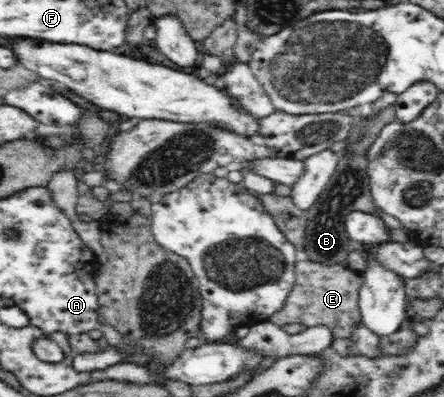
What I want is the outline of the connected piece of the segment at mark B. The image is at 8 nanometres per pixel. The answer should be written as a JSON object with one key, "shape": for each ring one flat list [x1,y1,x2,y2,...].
{"shape":[[395,104,383,108,381,112,373,116,363,116,355,120,353,130,349,137,346,138,344,152,339,153,340,157,332,172,325,190,321,192,315,204,305,210,306,233,303,238,304,251,307,258,313,262,323,265,345,265,347,255,353,248,354,244,347,237,345,220,347,214,353,211,365,211,369,214,376,215,377,208,372,200,369,177,367,174,367,150,375,142,375,138,381,133,381,130,391,122,396,120]]}

